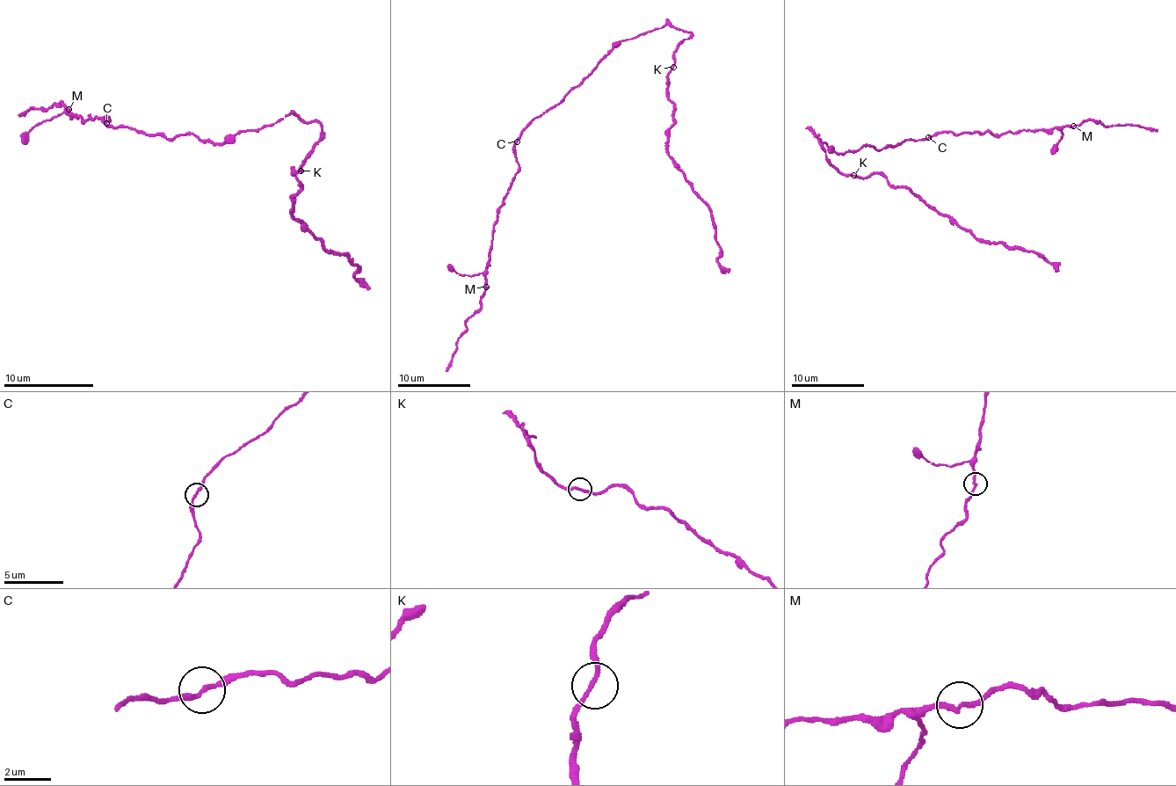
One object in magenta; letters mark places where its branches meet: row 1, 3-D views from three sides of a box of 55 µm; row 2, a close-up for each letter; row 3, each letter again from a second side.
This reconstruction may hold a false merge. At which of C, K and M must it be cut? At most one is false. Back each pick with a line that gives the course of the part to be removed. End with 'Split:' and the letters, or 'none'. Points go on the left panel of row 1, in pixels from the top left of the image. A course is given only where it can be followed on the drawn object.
Split: none

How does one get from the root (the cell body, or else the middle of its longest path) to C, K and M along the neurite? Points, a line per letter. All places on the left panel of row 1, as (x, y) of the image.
C: (230, 136), (221, 143), (201, 141), (192, 134), (167, 139), (106, 123)
K: (230, 136), (271, 126), (289, 114), (316, 121), (321, 126), (321, 139), (301, 171)
M: (230, 136), (221, 143), (192, 134), (167, 139), (113, 127), (106, 116), (83, 121), (68, 110)

